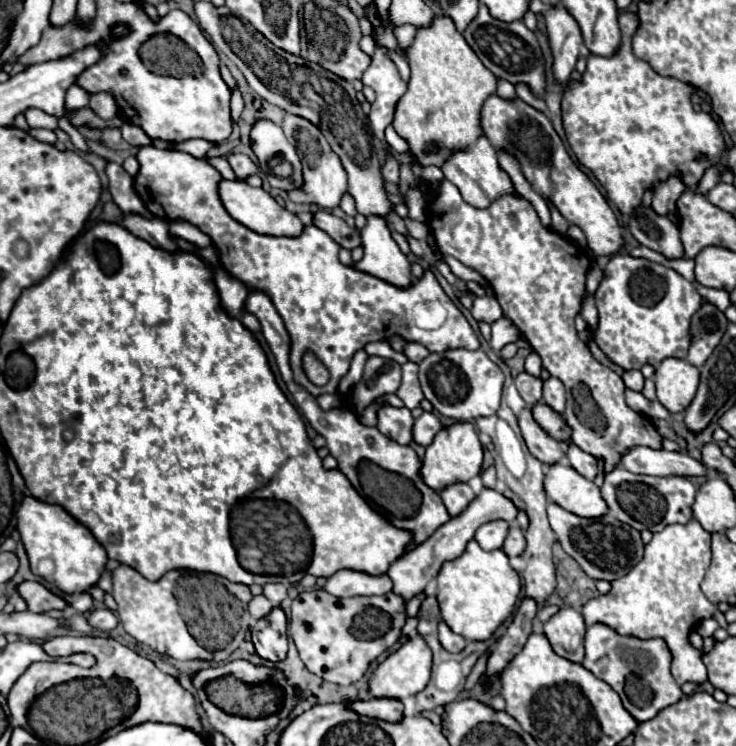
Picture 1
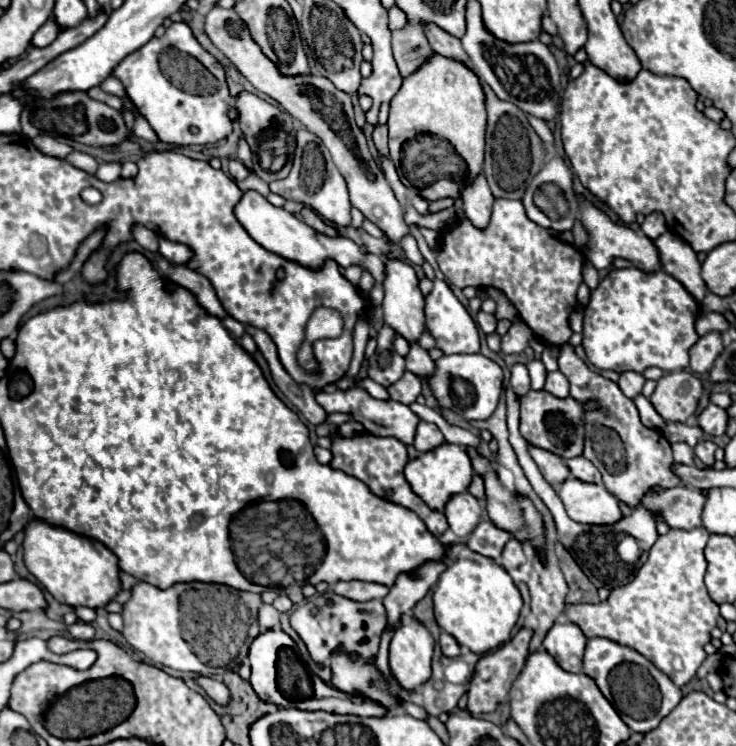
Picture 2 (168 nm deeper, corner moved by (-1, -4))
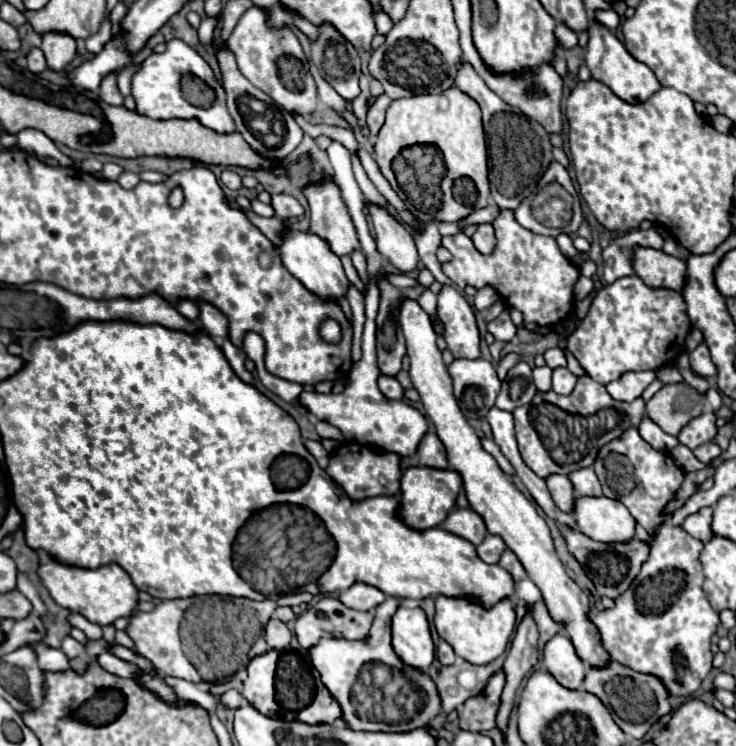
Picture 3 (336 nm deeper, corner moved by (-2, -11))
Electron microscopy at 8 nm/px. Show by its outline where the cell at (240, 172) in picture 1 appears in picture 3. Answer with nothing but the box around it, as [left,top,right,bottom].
[220,169,242,189]

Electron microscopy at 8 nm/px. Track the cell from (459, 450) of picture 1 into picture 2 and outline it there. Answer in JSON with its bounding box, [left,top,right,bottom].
[405,444,473,512]

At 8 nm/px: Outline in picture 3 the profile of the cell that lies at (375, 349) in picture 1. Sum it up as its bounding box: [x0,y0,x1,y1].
[398,297,610,665]

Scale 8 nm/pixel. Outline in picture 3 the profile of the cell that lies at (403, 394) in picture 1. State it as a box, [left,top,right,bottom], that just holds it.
[378,375,404,401]

